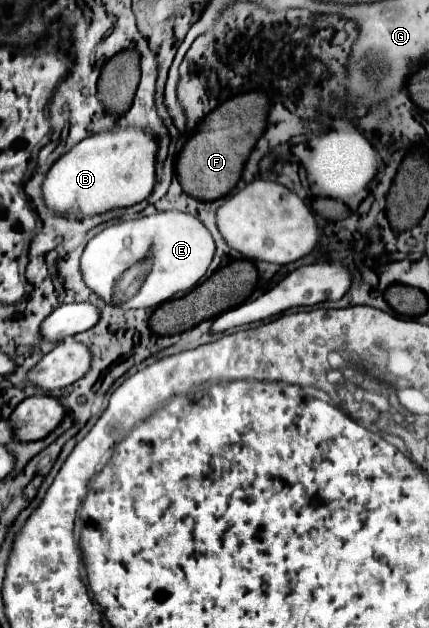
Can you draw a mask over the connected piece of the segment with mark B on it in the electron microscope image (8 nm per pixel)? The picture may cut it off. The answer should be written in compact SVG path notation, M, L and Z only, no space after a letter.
M112 127L82 139L48 171L42 193L50 211L64 217L88 217L144 201L156 183L158 141L152 131Z

